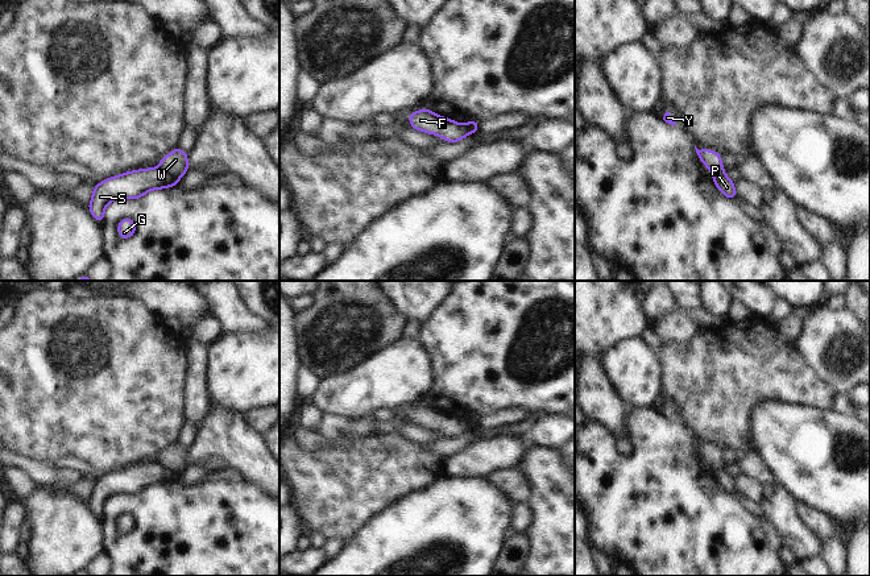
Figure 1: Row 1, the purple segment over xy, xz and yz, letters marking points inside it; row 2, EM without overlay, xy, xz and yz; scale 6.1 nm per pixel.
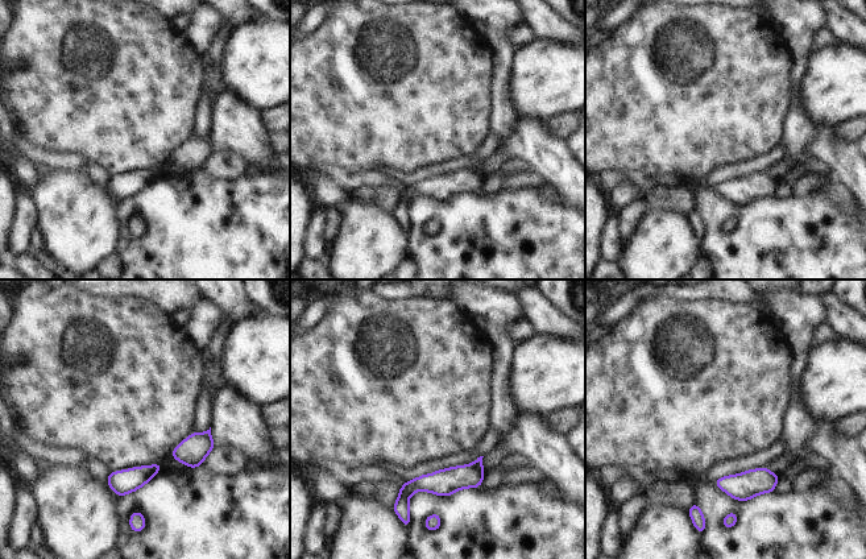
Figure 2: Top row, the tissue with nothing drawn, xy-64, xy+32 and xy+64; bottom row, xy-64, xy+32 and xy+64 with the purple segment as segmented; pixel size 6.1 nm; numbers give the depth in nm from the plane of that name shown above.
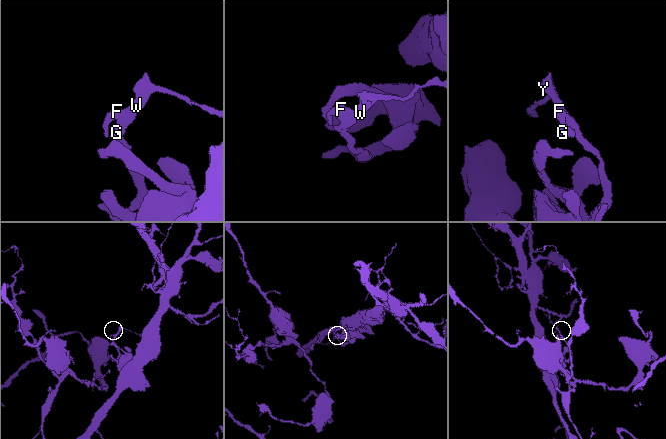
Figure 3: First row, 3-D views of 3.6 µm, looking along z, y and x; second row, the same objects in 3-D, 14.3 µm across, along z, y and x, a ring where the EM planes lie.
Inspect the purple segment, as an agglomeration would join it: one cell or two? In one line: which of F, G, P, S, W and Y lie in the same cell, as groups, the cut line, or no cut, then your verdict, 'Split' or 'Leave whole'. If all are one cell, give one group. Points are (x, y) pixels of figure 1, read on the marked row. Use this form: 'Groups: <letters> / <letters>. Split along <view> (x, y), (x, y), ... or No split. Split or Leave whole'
Groups: F G P S / W Y. Split along xy (160, 166), (177, 181). Split

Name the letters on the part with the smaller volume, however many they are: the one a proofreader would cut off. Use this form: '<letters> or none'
W, Y

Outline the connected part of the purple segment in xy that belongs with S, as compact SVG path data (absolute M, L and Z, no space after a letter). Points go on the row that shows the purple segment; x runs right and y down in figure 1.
M161 167L132 170L95 185L88 210L99 223L103 223L104 210L109 202L140 199L152 190L169 188L175 185L178 181Z

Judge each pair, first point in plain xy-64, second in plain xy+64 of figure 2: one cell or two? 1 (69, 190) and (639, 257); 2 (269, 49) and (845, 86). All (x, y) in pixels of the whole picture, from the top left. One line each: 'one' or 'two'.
1: one
2: one

